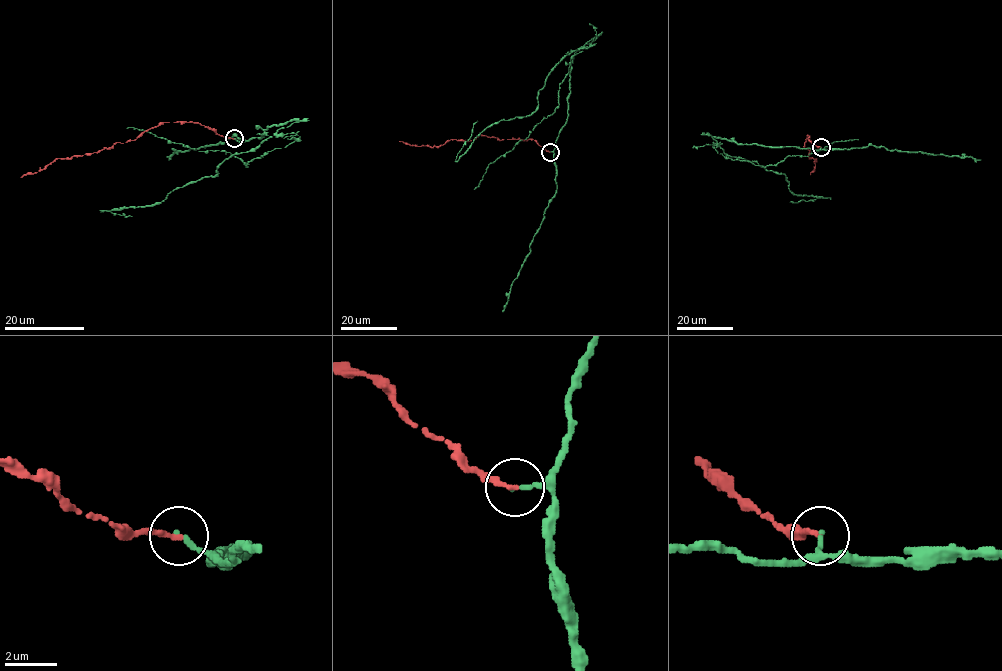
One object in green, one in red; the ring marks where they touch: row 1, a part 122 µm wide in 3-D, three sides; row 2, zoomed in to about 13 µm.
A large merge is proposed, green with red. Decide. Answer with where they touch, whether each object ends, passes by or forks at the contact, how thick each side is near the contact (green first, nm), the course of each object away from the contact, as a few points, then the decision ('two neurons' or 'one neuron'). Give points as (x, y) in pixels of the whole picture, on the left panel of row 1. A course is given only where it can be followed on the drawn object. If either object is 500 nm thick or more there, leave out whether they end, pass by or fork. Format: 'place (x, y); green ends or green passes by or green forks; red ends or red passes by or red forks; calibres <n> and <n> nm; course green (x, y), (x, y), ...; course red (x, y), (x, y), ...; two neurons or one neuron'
place (234, 138); green ends; red ends; calibres 190 and 220 nm; course green (234, 138), (282, 125), (161, 202), (102, 210), (132, 216); course red (234, 138), (225, 138), (193, 122), (163, 122), (136, 139), (82, 156), (56, 158), (43, 169), (21, 177); two neurons

